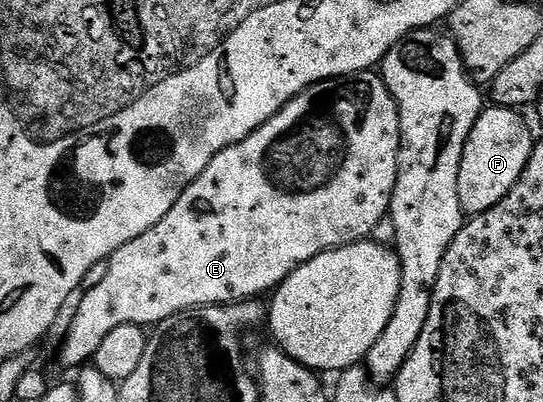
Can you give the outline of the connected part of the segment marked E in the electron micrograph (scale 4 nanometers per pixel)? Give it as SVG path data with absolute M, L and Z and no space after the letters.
M373 70L359 71L356 75L348 75L340 79L325 79L316 85L312 85L308 89L304 89L304 93L300 93L296 97L292 97L292 101L288 101L288 105L284 105L284 109L280 109L280 113L276 113L276 117L272 117L268 121L264 121L264 125L260 125L248 137L244 137L244 141L240 141L236 145L232 145L228 149L224 149L220 153L216 153L216 157L212 157L212 161L208 165L208 169L204 169L204 173L200 173L200 177L196 177L196 181L192 181L188 185L188 189L184 189L184 193L176 201L176 205L172 205L172 209L168 209L168 213L156 225L152 225L152 229L148 229L148 233L140 233L140 237L136 237L132 241L128 241L115 255L109 258L108 273L104 276L104 281L100 281L100 285L96 285L96 289L88 289L81 296L83 299L77 300L78 308L74 311L74 320L70 323L70 328L66 331L66 340L62 343L62 355L66 358L66 363L73 369L81 368L83 365L89 364L95 358L100 344L104 341L104 337L108 337L108 333L112 333L112 329L120 329L120 325L128 325L136 323L139 325L157 325L163 323L168 317L172 317L181 311L190 311L193 307L216 307L219 305L229 305L231 303L240 303L243 301L254 301L267 291L273 292L279 283L287 279L293 271L300 265L304 265L312 257L316 257L325 251L331 251L334 247L343 247L349 243L360 243L369 240L374 234L376 225L380 225L380 221L388 214L390 202L394 196L394 190L398 184L398 170L400 168L400 160L402 157L402 118L398 112L398 101L394 98L390 91L390 86L382 79L381 74L375 73Z

